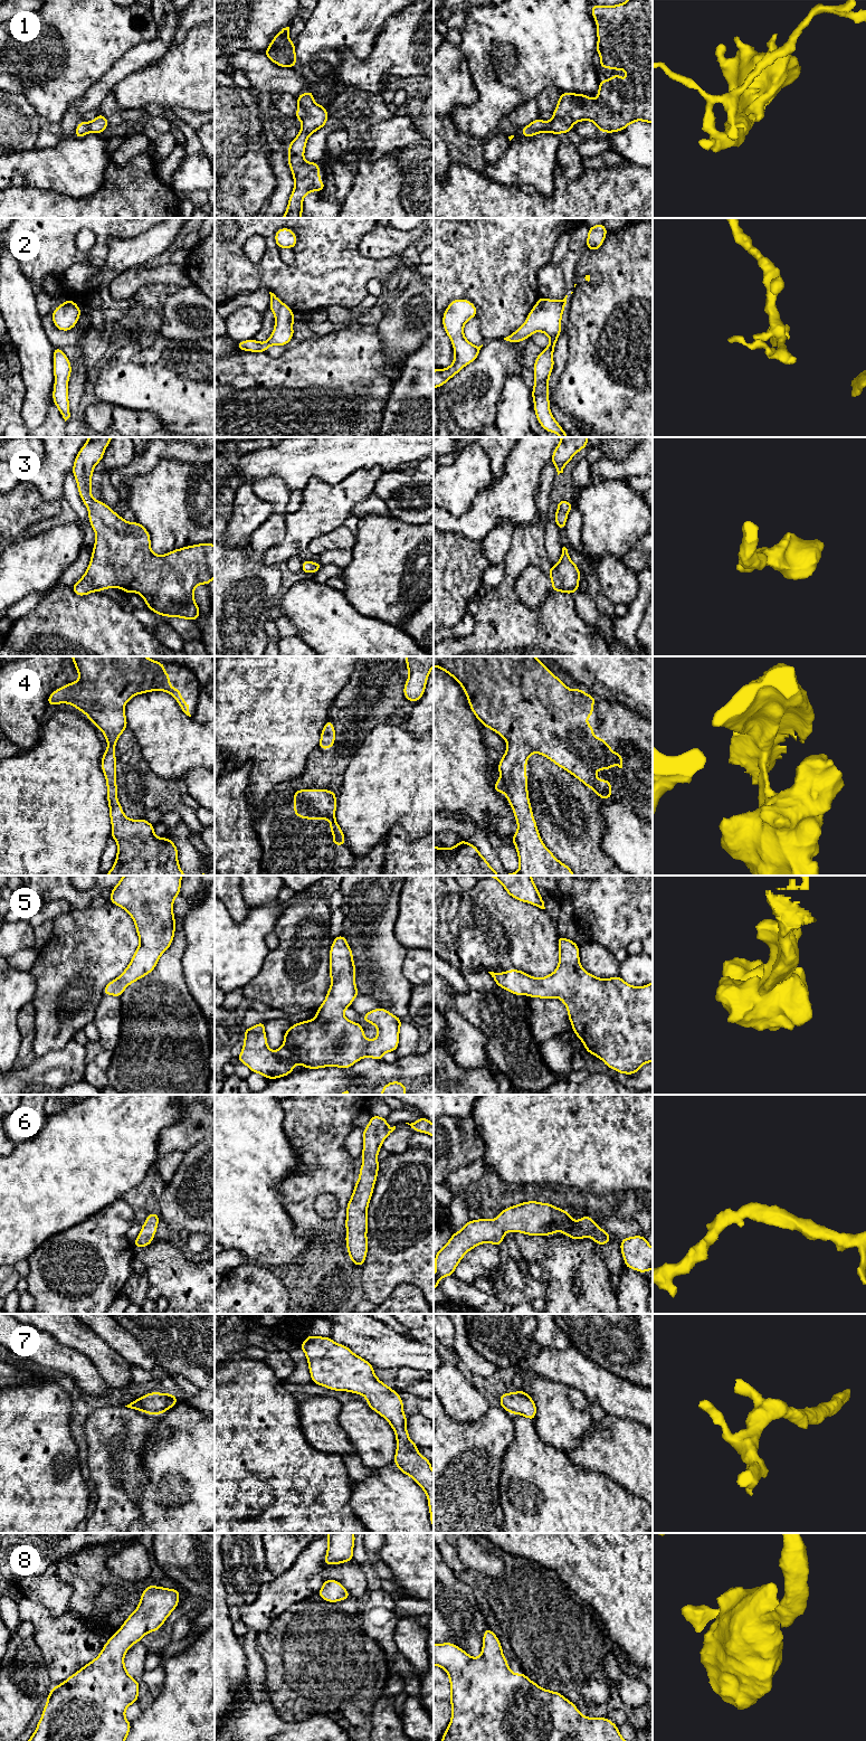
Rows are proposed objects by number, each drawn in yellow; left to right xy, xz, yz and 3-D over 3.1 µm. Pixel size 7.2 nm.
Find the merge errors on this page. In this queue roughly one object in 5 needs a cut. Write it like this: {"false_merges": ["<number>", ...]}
{"false_merges": []}

